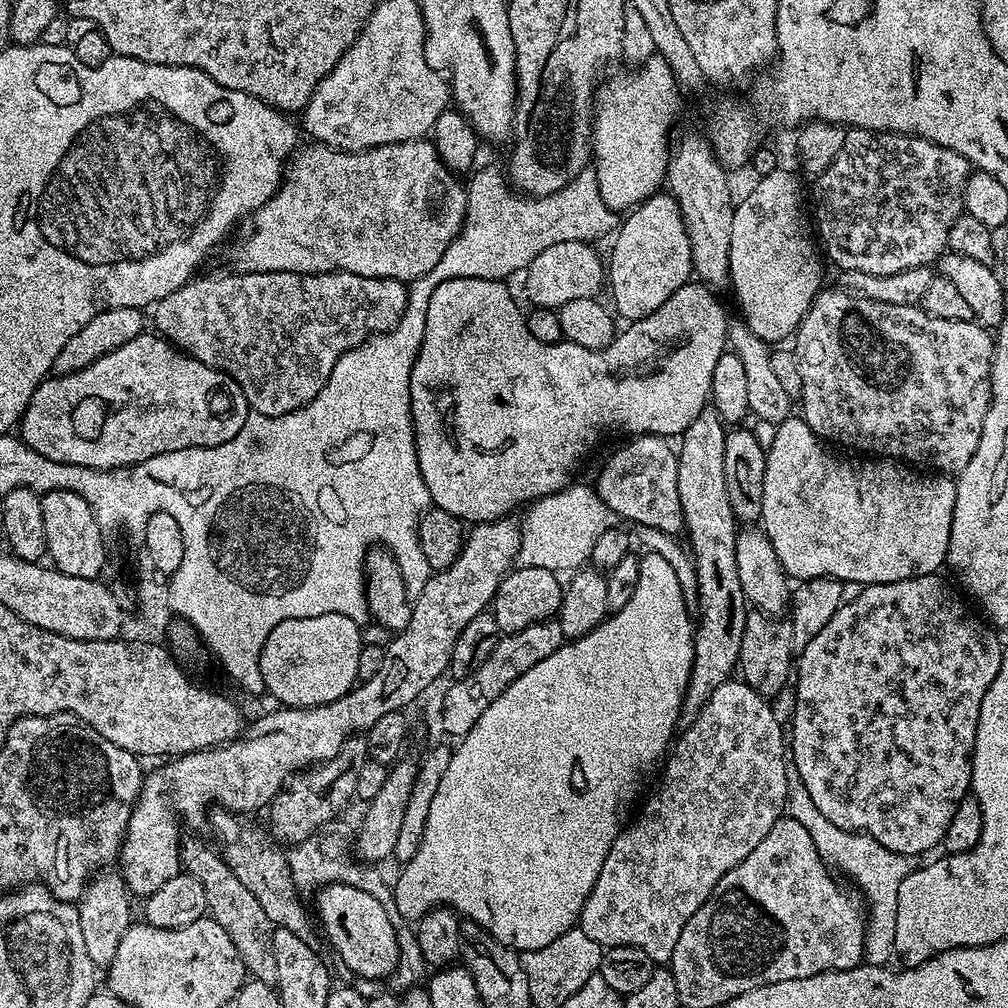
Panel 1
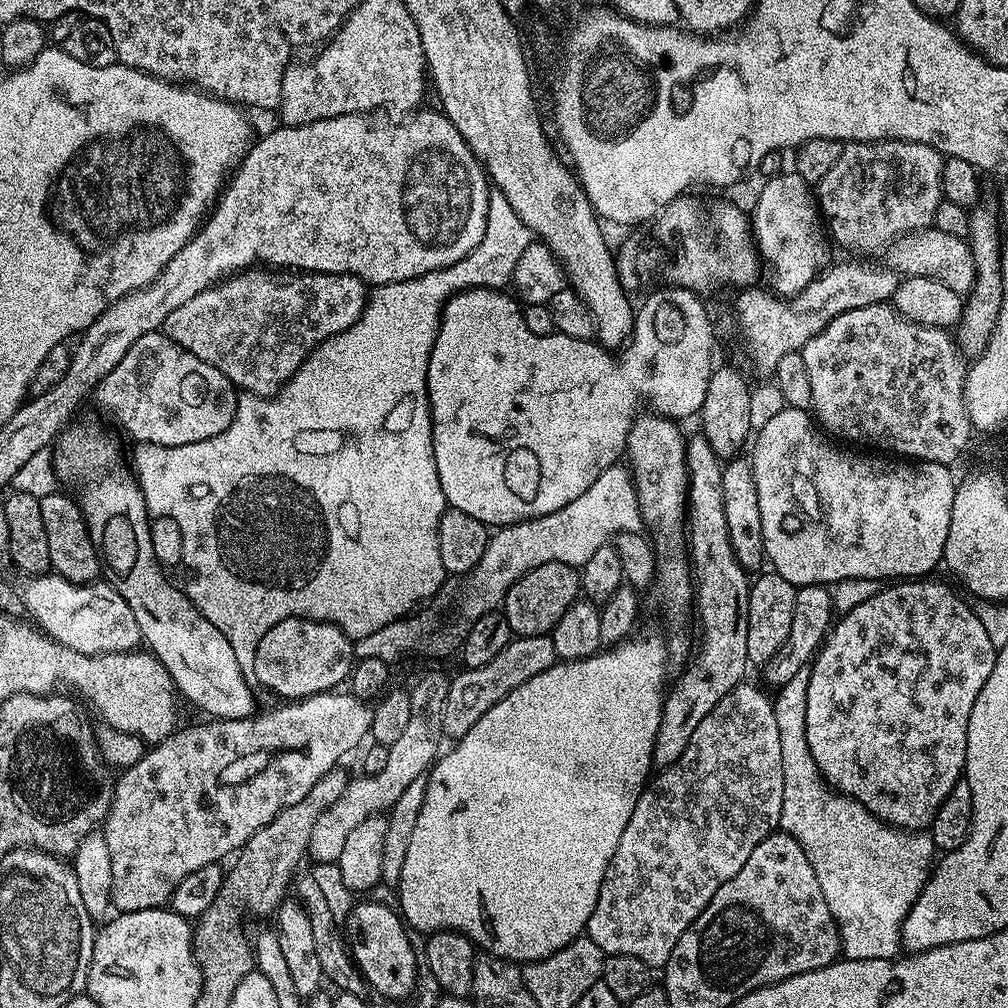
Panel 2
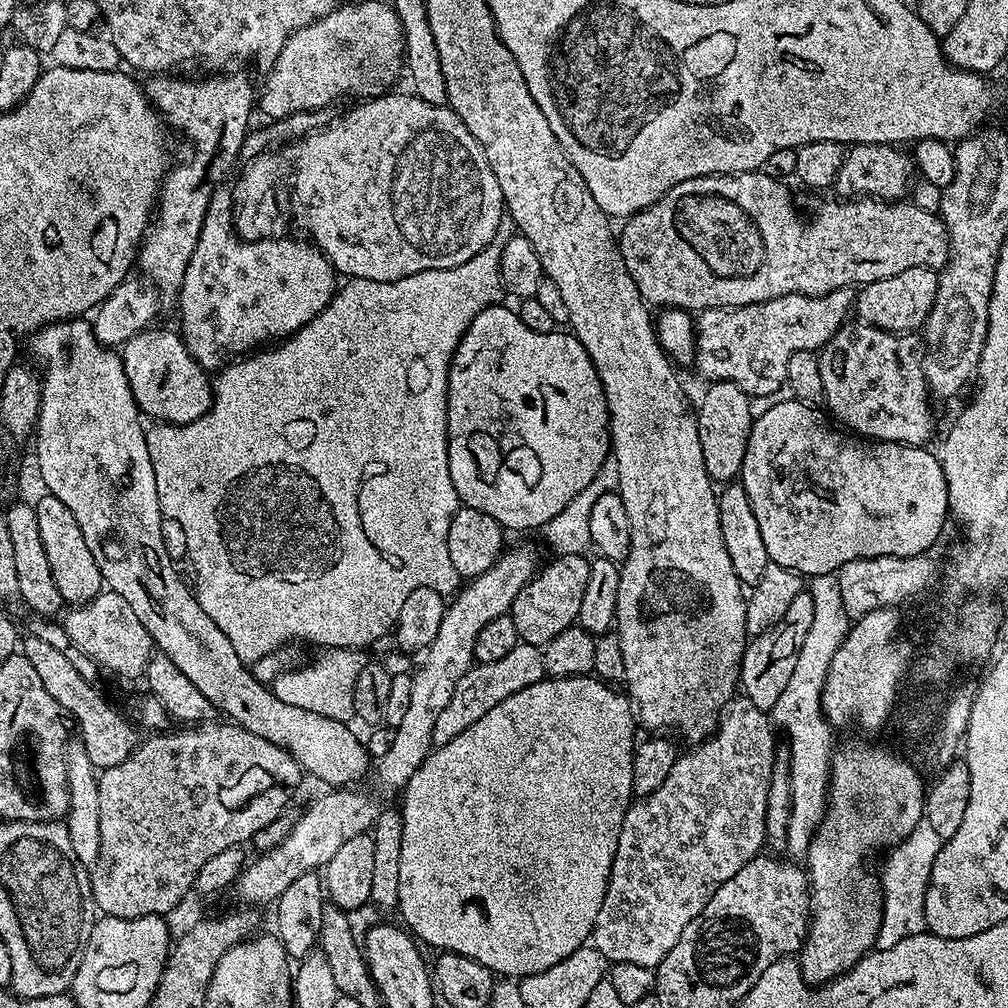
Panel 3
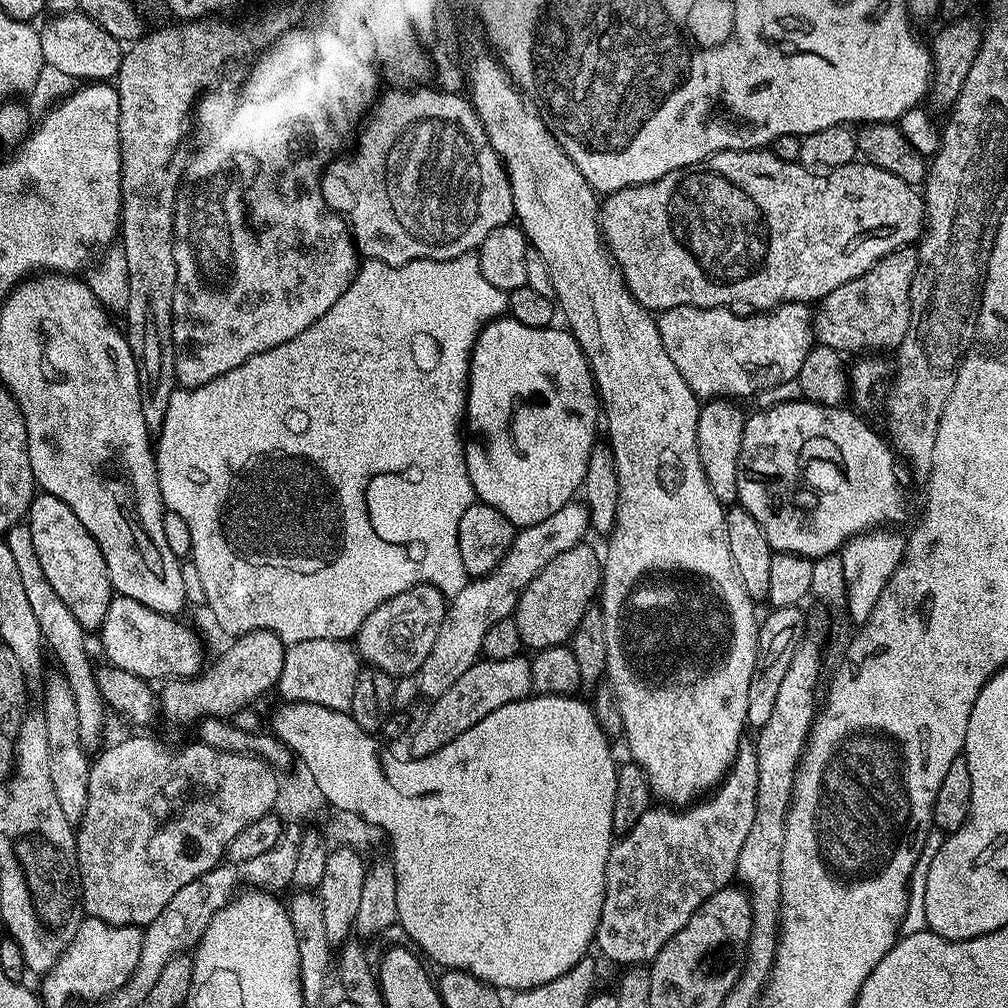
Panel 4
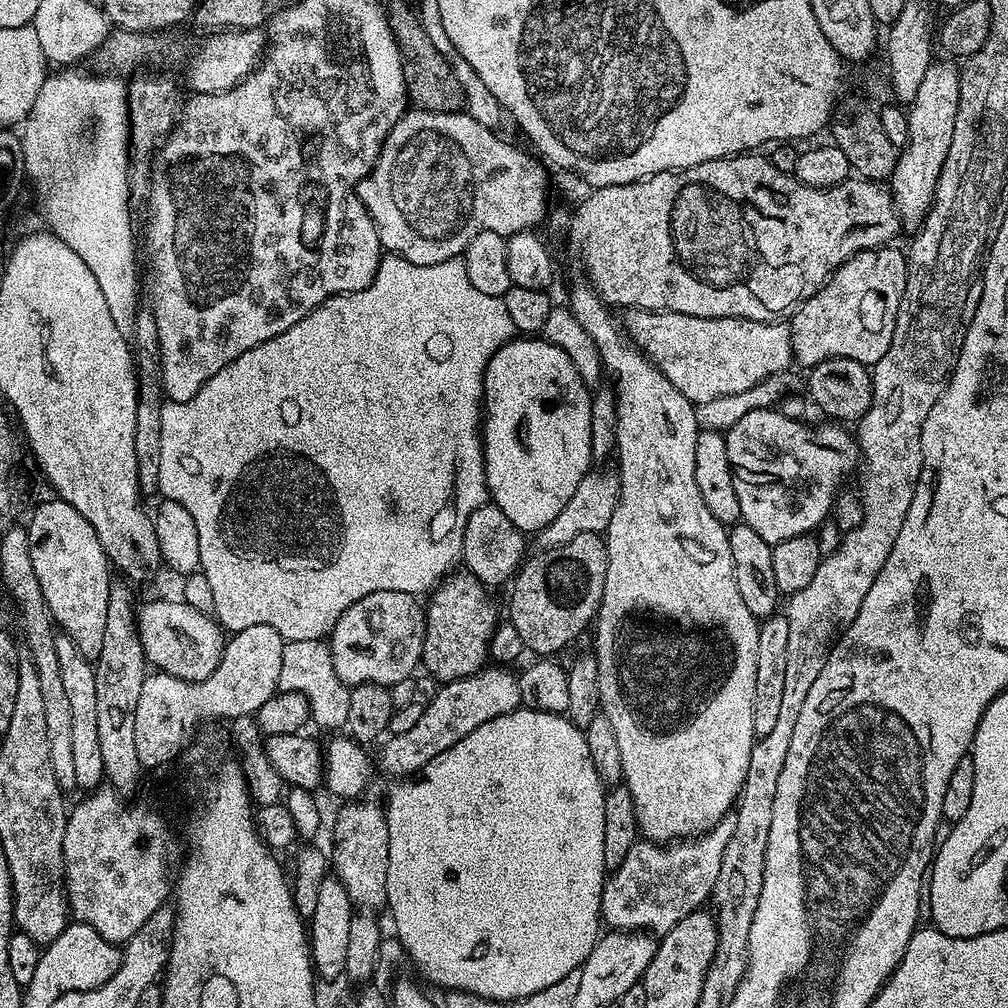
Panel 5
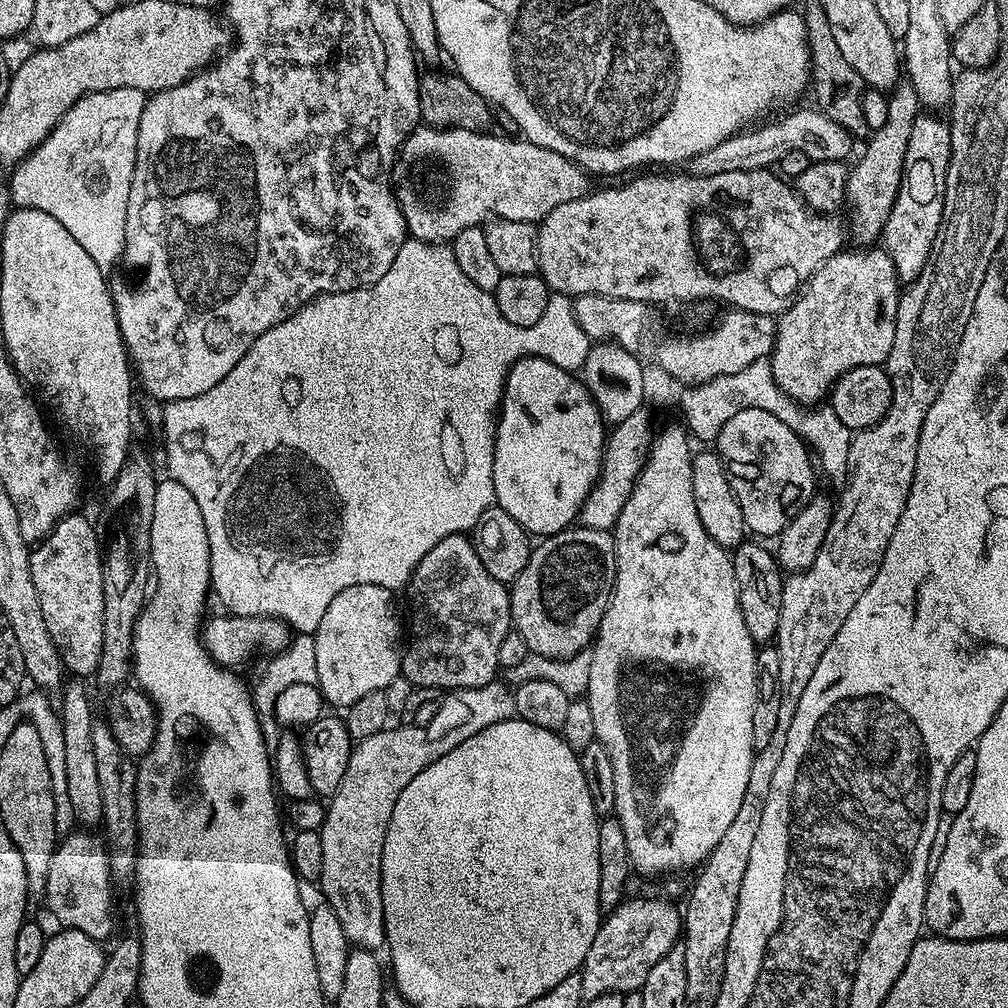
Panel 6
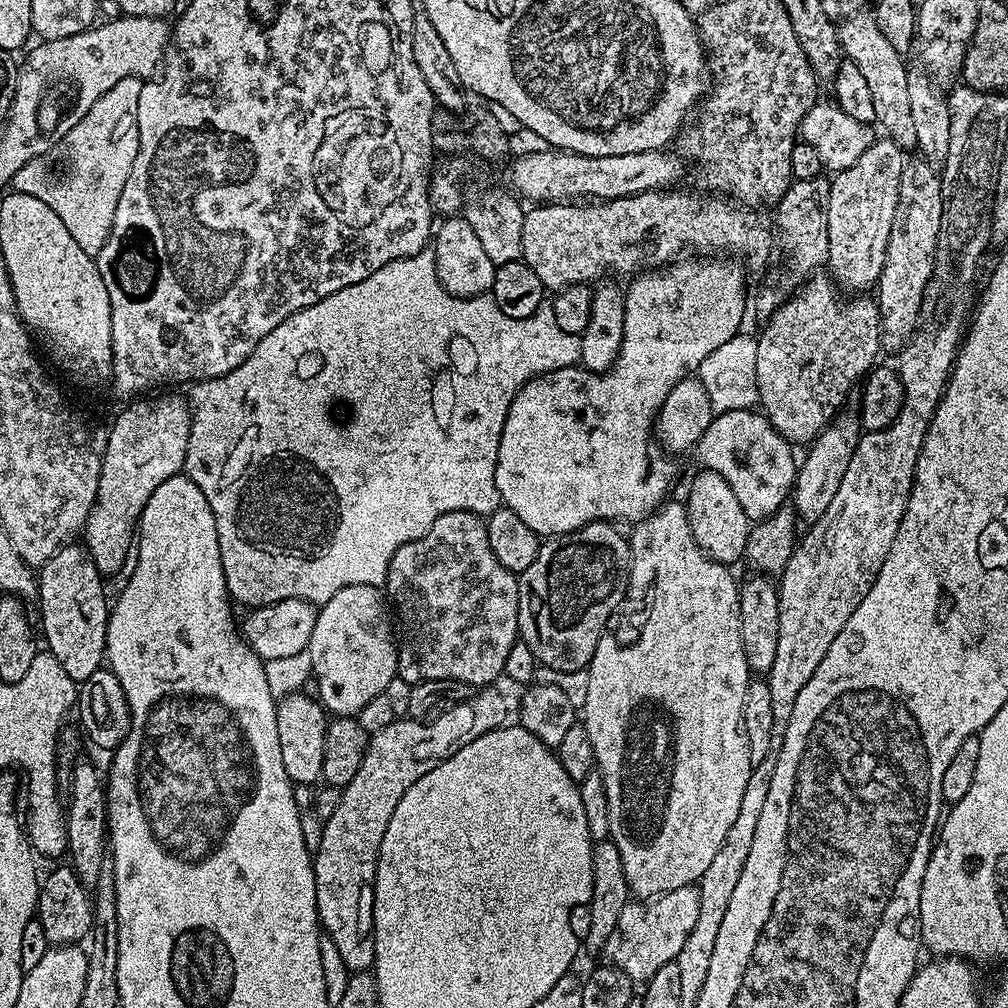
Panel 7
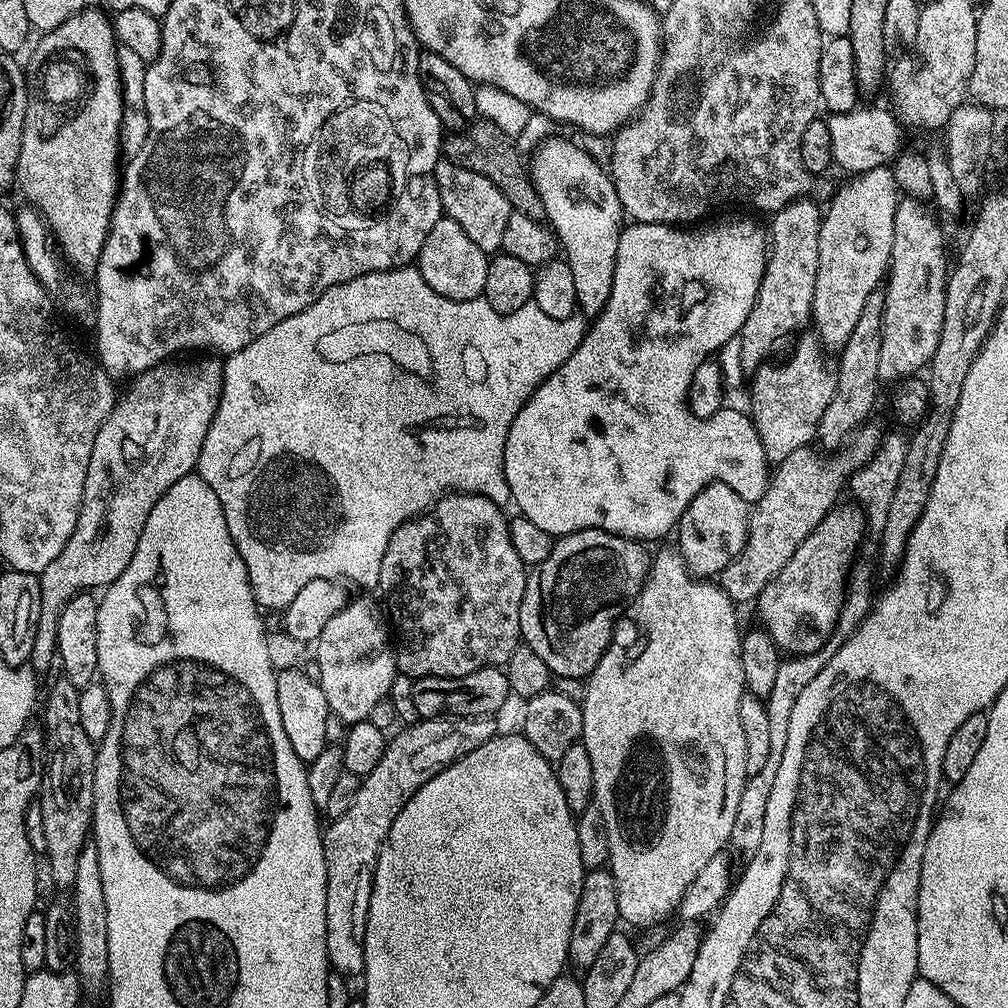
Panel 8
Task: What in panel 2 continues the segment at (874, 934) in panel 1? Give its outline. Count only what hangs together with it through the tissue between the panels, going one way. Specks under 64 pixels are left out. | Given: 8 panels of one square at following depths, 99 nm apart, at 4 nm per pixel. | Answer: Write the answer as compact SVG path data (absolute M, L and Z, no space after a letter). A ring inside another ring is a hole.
M803 668L798 673L794 674L788 683L779 687L778 696L773 699L774 718L778 725L778 738L781 743L782 755L782 814L780 815L779 829L790 834L802 846L802 850L806 853L806 858L810 861L810 866L814 869L814 874L817 875L818 886L822 889L822 896L826 900L827 906L830 908L832 916L835 918L840 927L840 943L841 953L843 957L852 961L880 961L894 960L901 951L901 926L904 925L904 920L909 914L909 910L913 908L914 902L920 897L922 889L931 876L932 870L936 864L938 850L933 844L931 833L922 830L908 830L893 828L884 821L878 819L874 814L866 810L861 803L851 797L835 792L824 781L823 776L817 768L817 763L814 762L813 756L810 754L809 746L806 741L806 691L809 686L808 668Z

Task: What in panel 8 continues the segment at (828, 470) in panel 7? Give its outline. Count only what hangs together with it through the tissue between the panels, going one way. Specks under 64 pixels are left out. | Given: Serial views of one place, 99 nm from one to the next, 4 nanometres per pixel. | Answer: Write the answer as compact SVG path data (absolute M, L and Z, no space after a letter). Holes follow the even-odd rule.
M877 290L870 294L870 298L866 298L866 306L862 306L862 318L858 318L854 334L850 334L846 346L839 349L840 365L837 363L834 368L834 398L830 398L830 406L826 406L826 414L822 414L822 422L816 431L821 449L839 449L871 417L868 415L876 408L876 391L882 387L878 374L878 357L882 351L883 314L884 293Z

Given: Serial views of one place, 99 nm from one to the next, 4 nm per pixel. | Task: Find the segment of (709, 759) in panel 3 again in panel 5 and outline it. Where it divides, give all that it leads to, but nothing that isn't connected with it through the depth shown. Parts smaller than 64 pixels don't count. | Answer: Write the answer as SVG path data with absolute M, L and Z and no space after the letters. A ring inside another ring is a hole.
M729 814L722 817L709 832L704 832L701 836L675 842L637 839L636 844L630 846L630 854L626 854L626 858L622 858L620 865L611 869L610 875L605 879L600 903L603 923L609 929L618 932L643 930L649 934L663 934L670 931L678 922L682 922L686 914L703 909L709 903L714 882L718 880L718 870L722 870L722 854L726 854L726 846L735 829L735 815Z

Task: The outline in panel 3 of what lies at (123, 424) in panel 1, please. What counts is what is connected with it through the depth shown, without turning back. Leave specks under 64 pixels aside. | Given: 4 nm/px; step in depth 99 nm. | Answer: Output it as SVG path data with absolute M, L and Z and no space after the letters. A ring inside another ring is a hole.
M156 327L134 334L134 338L122 346L126 378L145 417L153 416L153 421L165 424L189 424L212 409L213 381L206 369L188 353L179 331L167 332Z

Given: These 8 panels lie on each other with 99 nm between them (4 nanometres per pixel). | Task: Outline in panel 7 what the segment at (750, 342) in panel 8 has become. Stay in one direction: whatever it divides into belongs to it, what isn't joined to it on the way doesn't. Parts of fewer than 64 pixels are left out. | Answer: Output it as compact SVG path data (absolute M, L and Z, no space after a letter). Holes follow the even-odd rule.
M827 175L824 176L808 176L805 180L800 178L793 179L792 184L786 190L786 194L780 196L779 202L774 206L776 212L776 224L774 220L774 228L778 233L778 240L784 243L784 276L780 276L777 280L772 280L760 293L756 296L756 308L761 312L764 318L772 315L776 309L784 305L787 288L790 290L799 289L800 285L813 275L817 270L823 269L828 263L828 255L830 254L830 226L828 225L828 211L830 210L830 180Z

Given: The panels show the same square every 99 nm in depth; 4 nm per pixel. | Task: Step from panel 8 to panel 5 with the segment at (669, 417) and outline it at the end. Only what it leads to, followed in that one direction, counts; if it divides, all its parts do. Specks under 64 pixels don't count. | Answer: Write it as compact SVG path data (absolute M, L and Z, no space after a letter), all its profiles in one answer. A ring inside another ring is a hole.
M513 338L490 358L484 375L482 447L484 473L491 503L497 504L525 534L539 534L578 490L578 482L593 467L590 450L590 406L593 393L584 385L580 371L559 346L547 338ZM775 407L758 409L739 418L734 427L736 444L729 447L728 457L732 475L736 477L742 493L742 520L770 545L786 542L786 538L798 538L815 533L833 515L836 495L845 487L844 479L857 471L861 463L860 446L855 435L847 427L836 422L824 422L821 428L811 432L800 420L783 416Z

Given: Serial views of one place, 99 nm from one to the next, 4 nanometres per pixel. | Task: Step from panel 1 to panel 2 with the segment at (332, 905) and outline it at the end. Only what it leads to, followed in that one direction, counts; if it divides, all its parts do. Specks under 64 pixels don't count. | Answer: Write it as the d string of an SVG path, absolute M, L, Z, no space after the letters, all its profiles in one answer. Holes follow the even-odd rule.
M367 902L356 904L348 916L346 924L346 943L356 962L356 967L364 975L369 989L373 993L385 996L388 1000L404 1000L416 990L416 973L418 957L412 948L409 929L406 927L399 911L388 904Z

